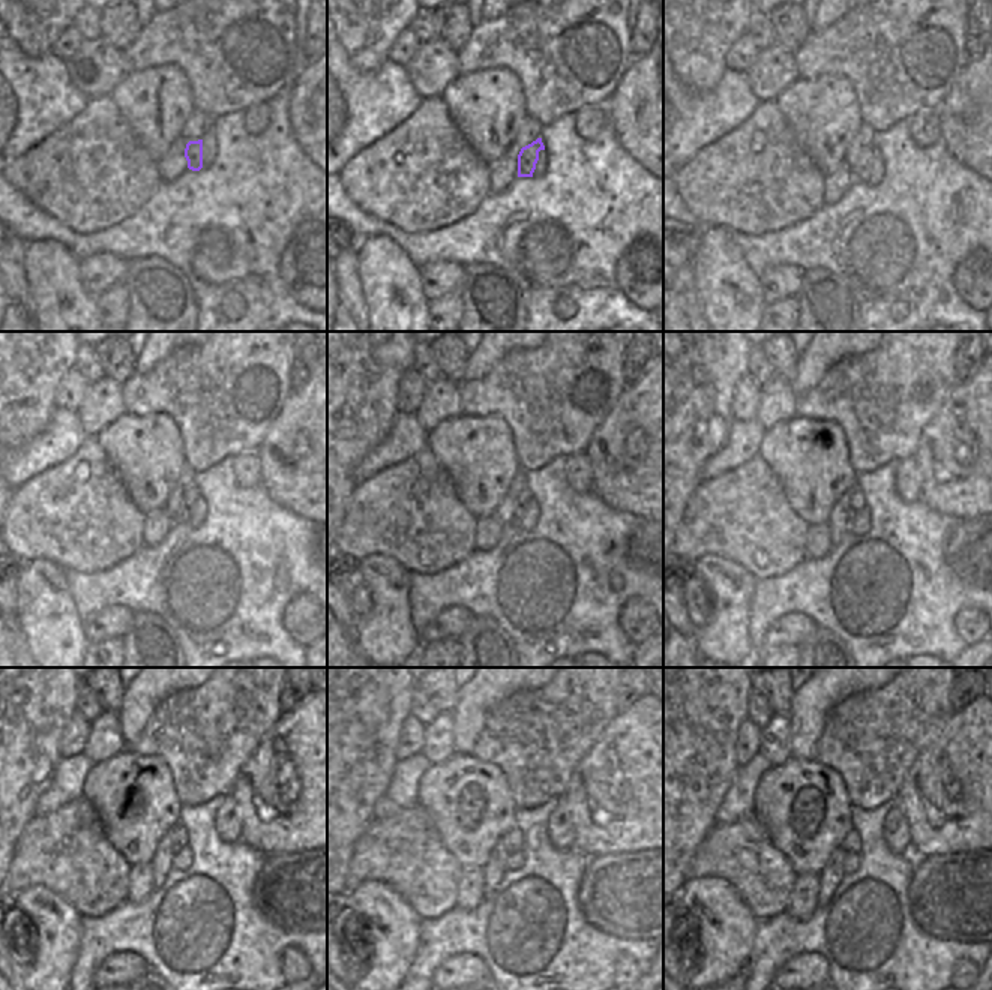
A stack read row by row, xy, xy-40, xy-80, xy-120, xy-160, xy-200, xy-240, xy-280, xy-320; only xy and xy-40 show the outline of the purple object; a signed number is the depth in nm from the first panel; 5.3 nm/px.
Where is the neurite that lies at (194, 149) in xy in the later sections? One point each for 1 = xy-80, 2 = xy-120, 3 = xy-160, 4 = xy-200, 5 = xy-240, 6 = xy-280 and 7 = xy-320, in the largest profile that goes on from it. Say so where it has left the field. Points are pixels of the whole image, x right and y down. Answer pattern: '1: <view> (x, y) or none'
1: xy-80 (863, 164)
2: xy-120 (191, 497)
3: xy-160 (526, 495)
4: xy-200 (857, 500)
5: xy-240 (179, 833)
6: xy-280 (514, 840)
7: xy-320 (851, 843)

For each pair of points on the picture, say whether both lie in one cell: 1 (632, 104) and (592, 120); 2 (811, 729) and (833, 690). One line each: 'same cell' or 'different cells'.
1: different cells
2: same cell

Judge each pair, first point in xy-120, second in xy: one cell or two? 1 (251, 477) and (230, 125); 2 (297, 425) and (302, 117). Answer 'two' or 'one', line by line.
1: two
2: one

